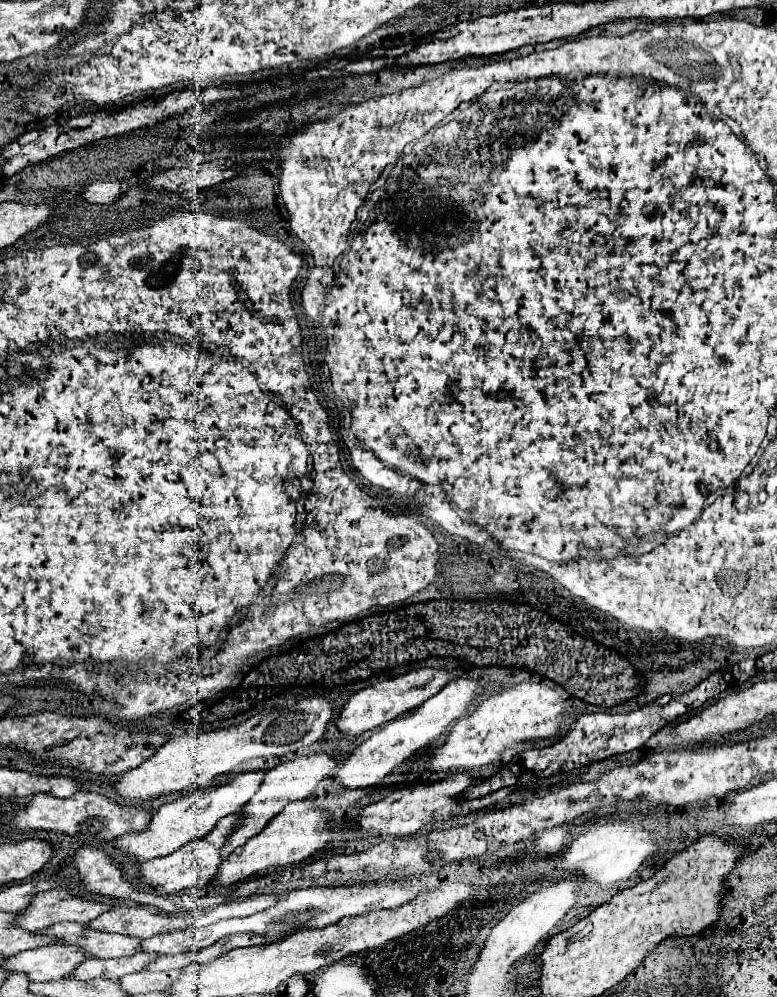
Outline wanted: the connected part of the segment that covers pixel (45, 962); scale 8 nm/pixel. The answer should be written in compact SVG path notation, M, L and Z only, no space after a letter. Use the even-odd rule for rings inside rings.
M55 943L13 955L5 961L5 969L27 973L31 981L57 981L69 977L85 957L85 951L75 945Z

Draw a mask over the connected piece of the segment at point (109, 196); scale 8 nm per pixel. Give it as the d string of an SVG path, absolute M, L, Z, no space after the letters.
M115 179L115 181L95 181L85 187L85 191L79 195L81 201L87 203L115 203L125 191L125 181Z

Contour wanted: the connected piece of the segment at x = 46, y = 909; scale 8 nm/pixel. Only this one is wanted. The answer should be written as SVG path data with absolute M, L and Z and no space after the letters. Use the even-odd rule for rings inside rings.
M53 889L39 893L39 897L35 897L31 905L21 913L17 923L29 931L39 931L63 921L89 923L107 911L111 911L109 903L81 899L69 889Z

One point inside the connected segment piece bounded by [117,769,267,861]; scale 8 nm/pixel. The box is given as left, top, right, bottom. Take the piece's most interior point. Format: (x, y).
(193, 816)

